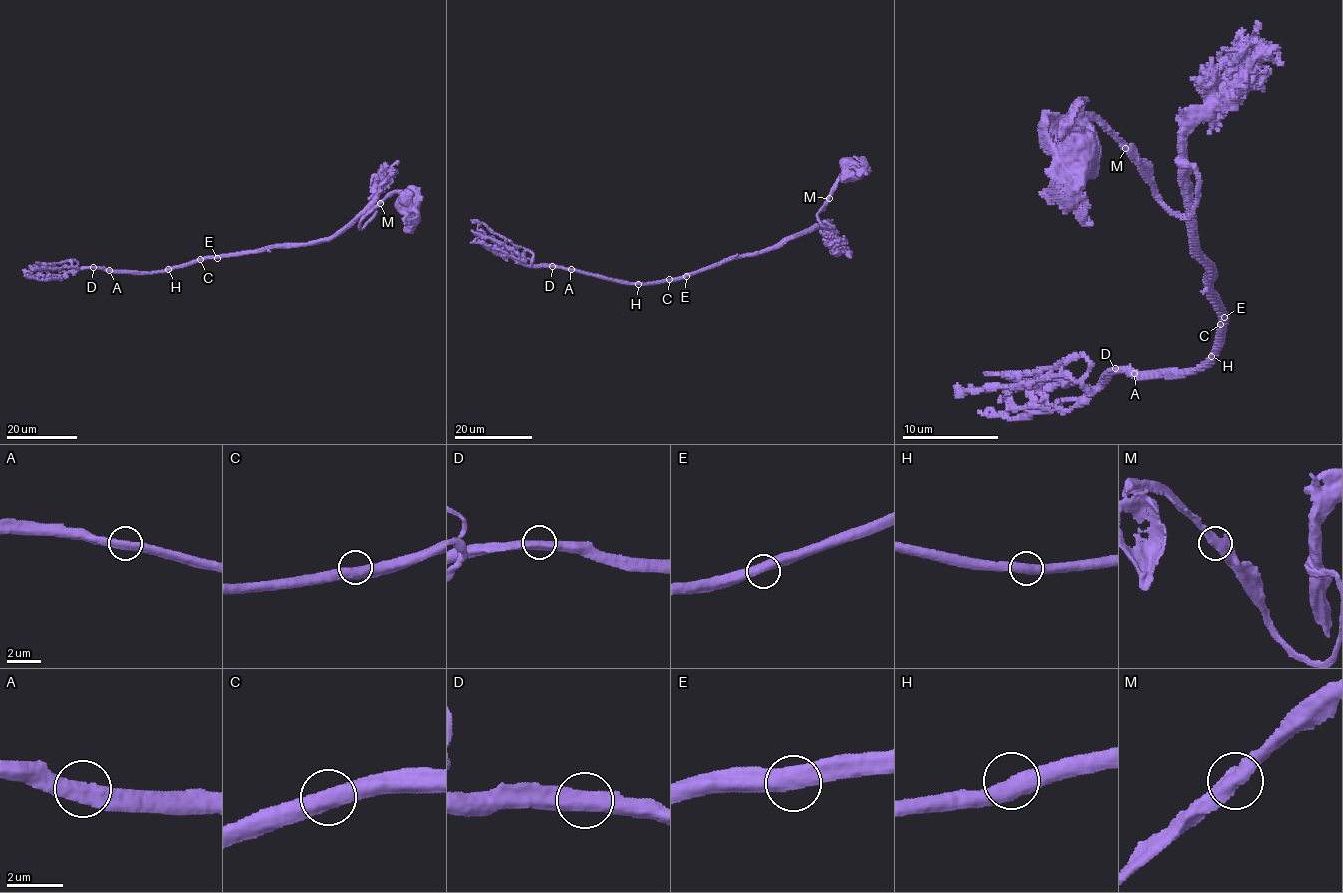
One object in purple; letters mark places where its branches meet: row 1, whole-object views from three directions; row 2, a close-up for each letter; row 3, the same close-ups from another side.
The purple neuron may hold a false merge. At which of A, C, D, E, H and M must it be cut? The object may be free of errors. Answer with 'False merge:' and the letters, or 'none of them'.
False merge: none of them

